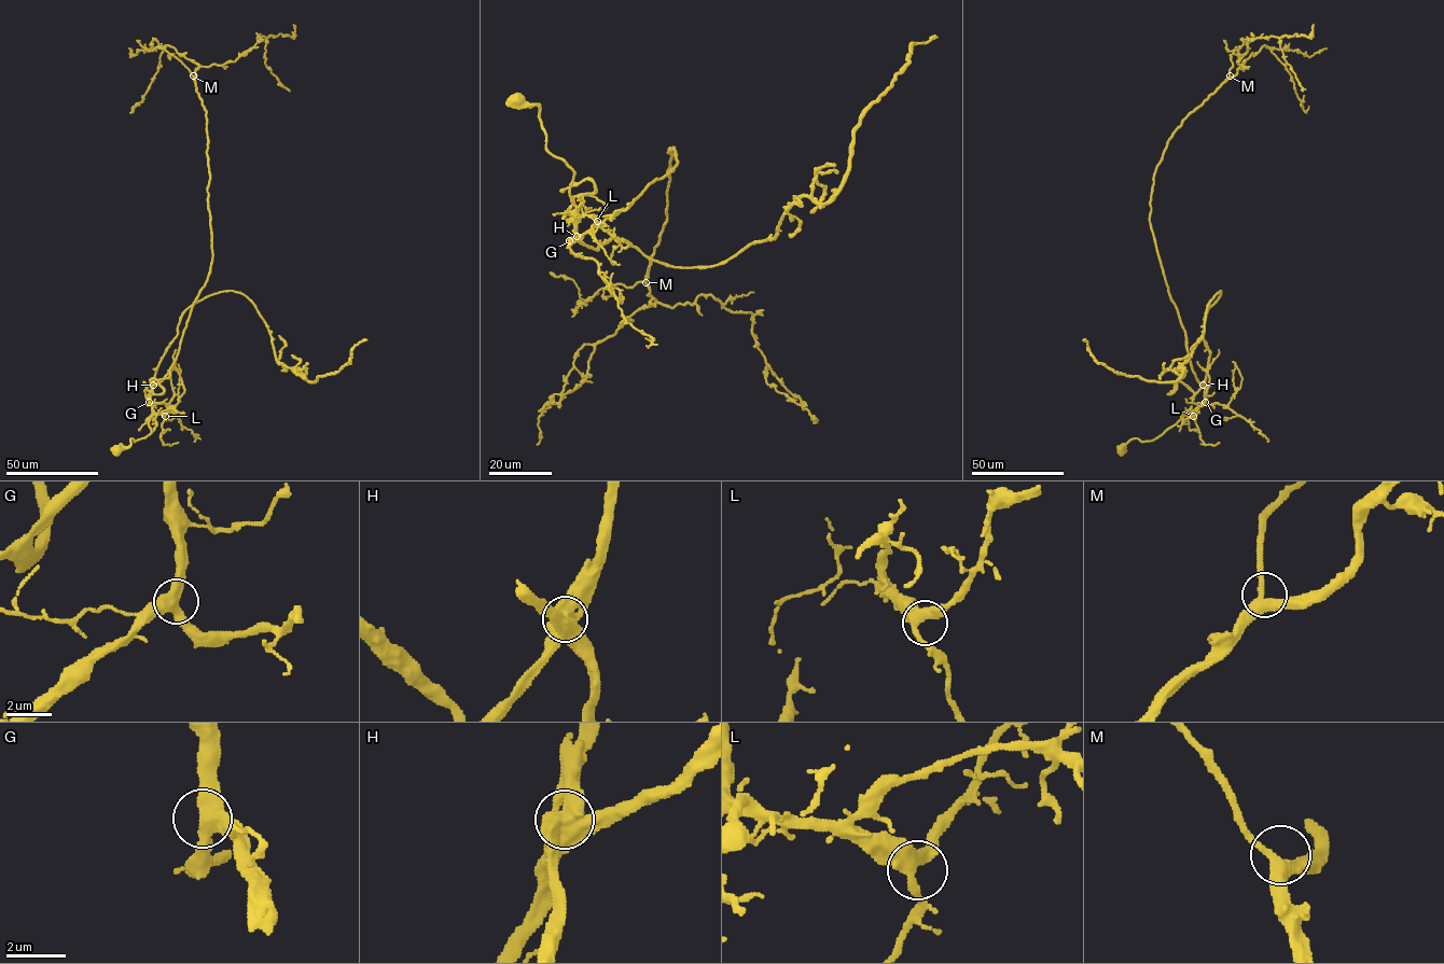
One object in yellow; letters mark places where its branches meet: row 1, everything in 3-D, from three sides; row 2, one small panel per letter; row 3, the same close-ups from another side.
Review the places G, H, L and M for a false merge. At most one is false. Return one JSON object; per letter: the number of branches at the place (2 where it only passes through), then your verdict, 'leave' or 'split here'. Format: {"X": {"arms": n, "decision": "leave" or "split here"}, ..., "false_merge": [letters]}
{"G": {"arms": 3, "decision": "leave"}, "H": {"arms": 4, "decision": "split here"}, "L": {"arms": 3, "decision": "leave"}, "M": {"arms": 3, "decision": "leave"}, "false_merge": ["H"]}

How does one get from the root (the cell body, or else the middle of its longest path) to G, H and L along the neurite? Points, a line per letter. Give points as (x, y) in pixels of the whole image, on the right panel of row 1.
G: (1122, 449), (1132, 438), (1157, 438), (1205, 402)
H: (1122, 449), (1132, 438), (1157, 438), (1194, 410), (1205, 400), (1203, 385)
L: (1122, 449), (1132, 438), (1157, 438), (1190, 411), (1193, 416)

